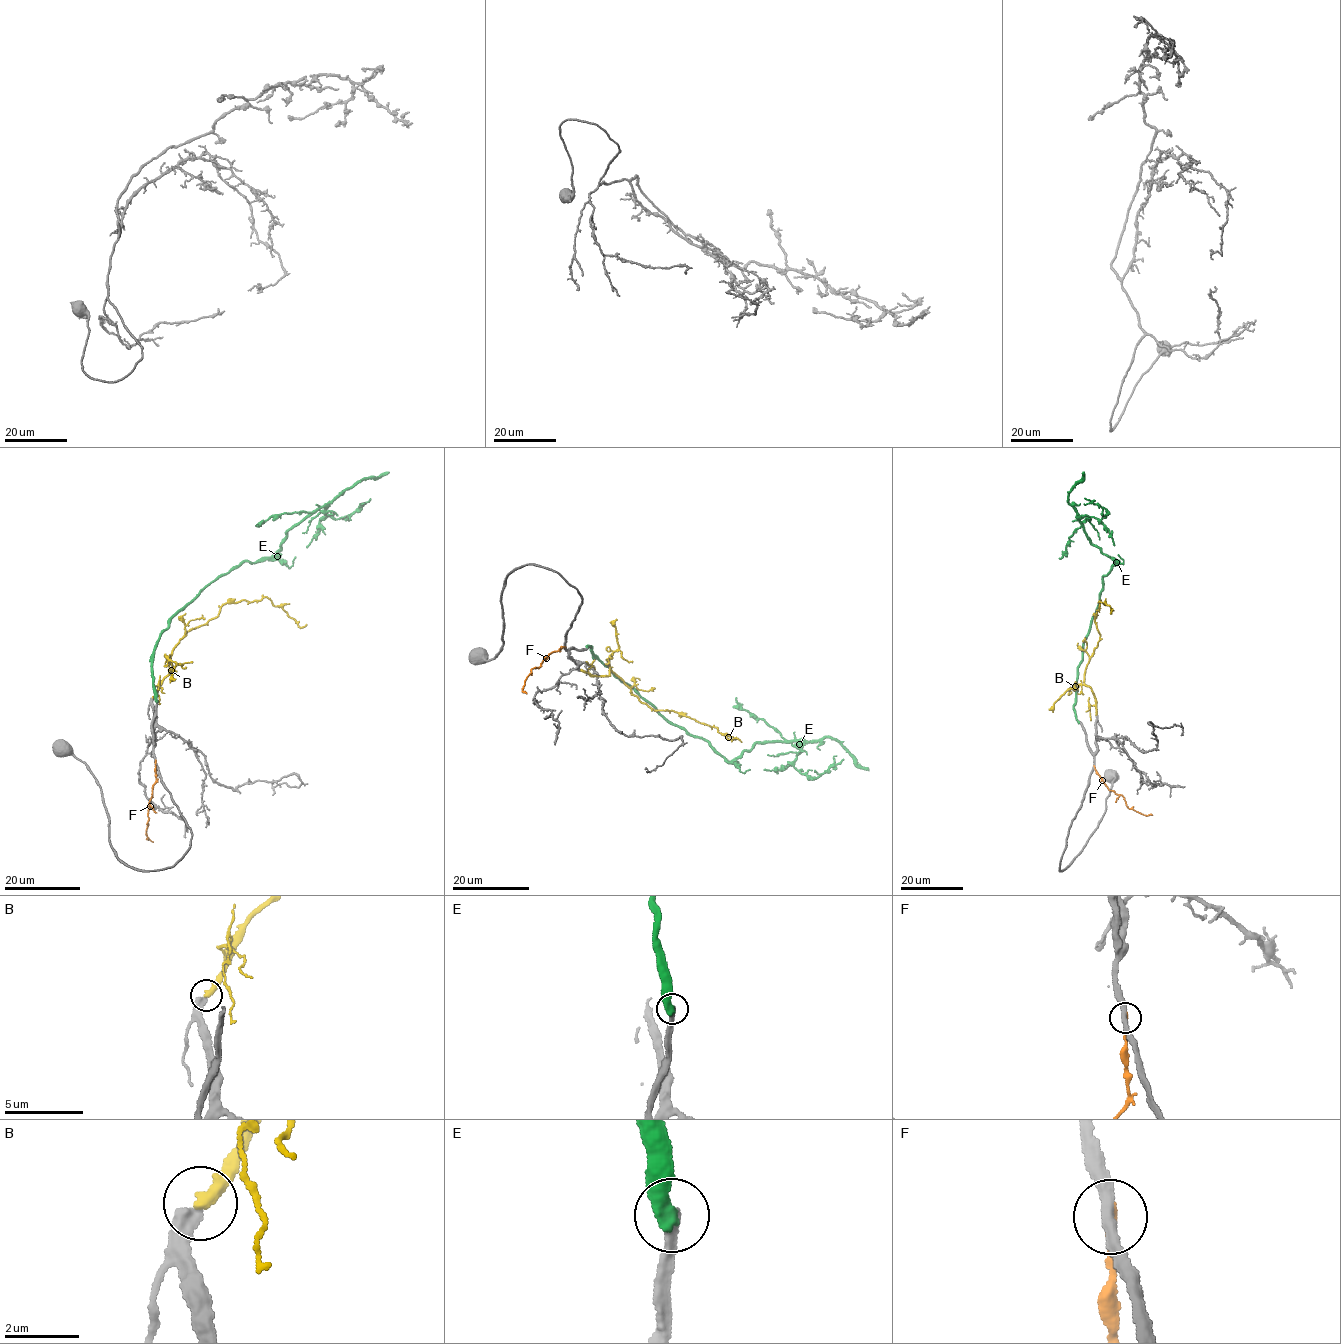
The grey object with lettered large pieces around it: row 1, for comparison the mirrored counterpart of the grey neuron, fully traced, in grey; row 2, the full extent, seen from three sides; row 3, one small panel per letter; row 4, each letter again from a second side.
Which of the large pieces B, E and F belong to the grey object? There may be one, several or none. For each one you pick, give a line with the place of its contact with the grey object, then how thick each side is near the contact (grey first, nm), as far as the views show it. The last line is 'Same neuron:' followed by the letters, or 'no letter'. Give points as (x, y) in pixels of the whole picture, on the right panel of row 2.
Same neuron: no letter

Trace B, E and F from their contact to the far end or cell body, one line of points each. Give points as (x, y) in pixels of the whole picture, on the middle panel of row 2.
B: (581, 670), (607, 676), (611, 670), (652, 708), (690, 716), (741, 742)
E: (587, 647), (673, 724), (728, 761), (770, 741), (795, 741), (793, 766), (811, 777), (844, 759)
F: (565, 646), (550, 653), (538, 668), (531, 669), (522, 689), (527, 693)

